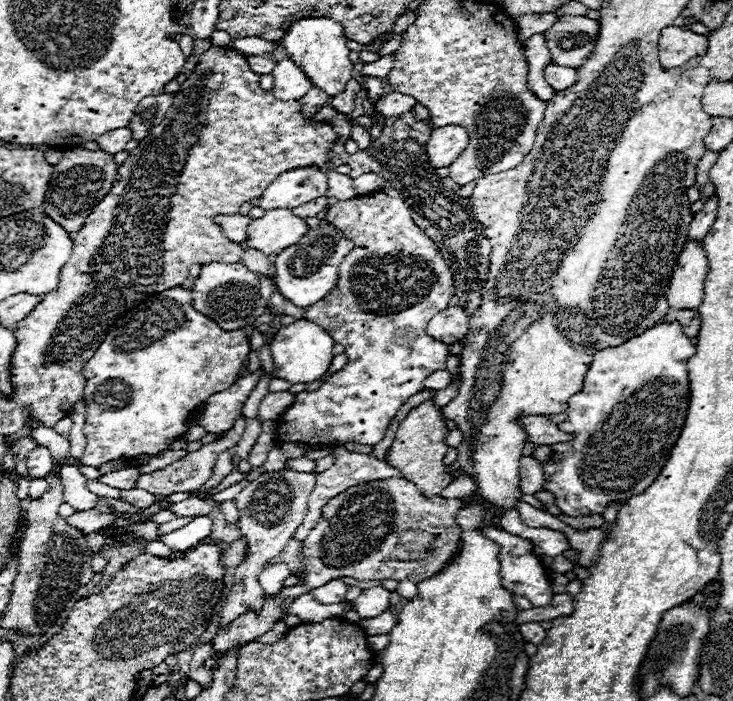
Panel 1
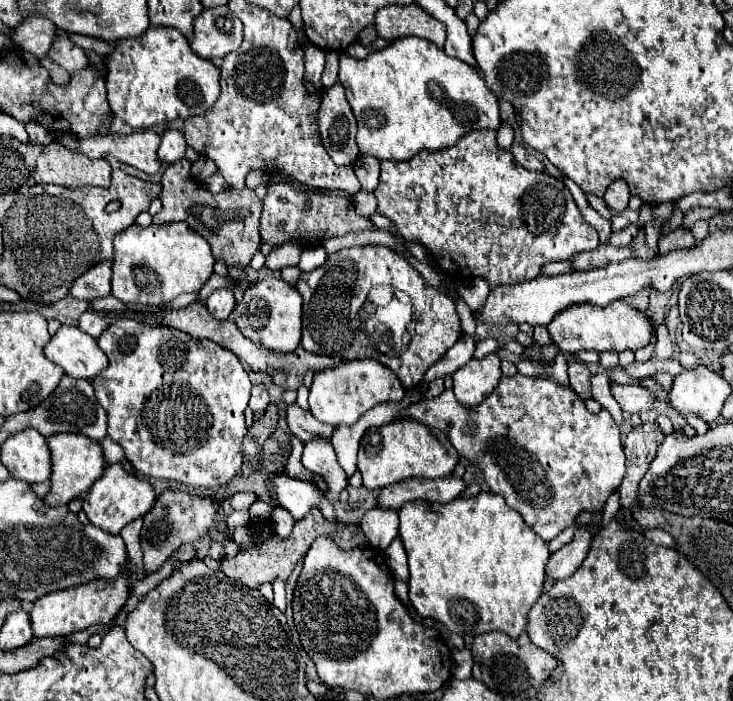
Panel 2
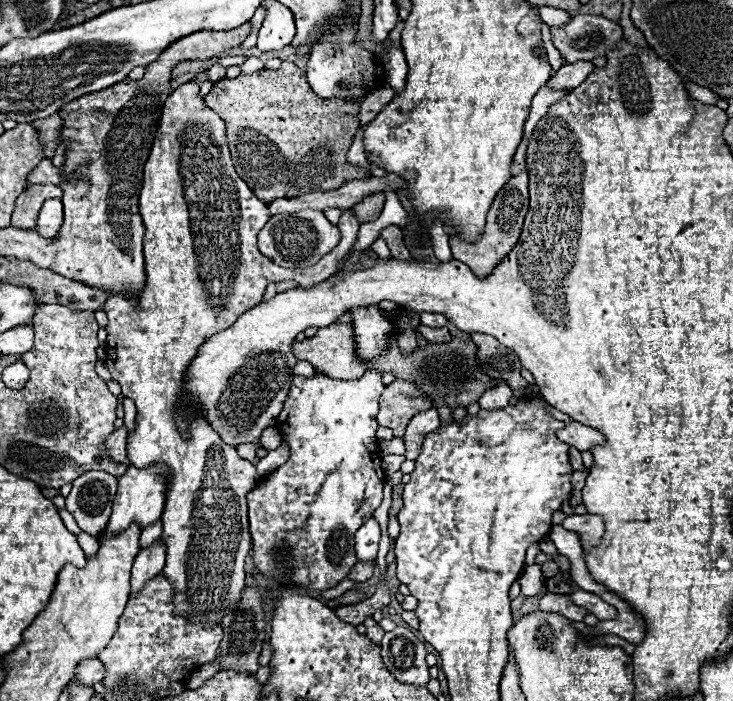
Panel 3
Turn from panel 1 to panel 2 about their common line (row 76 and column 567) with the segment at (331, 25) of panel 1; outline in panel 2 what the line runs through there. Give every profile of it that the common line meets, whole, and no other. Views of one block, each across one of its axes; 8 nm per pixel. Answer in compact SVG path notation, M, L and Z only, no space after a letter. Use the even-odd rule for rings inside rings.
M614 300L606 308L594 308L592 304L578 304L578 308L566 308L566 312L560 312L546 328L554 344L564 352L578 352L578 350L636 352L638 348L644 348L650 344L650 338L656 326L646 312L640 312L622 300Z

